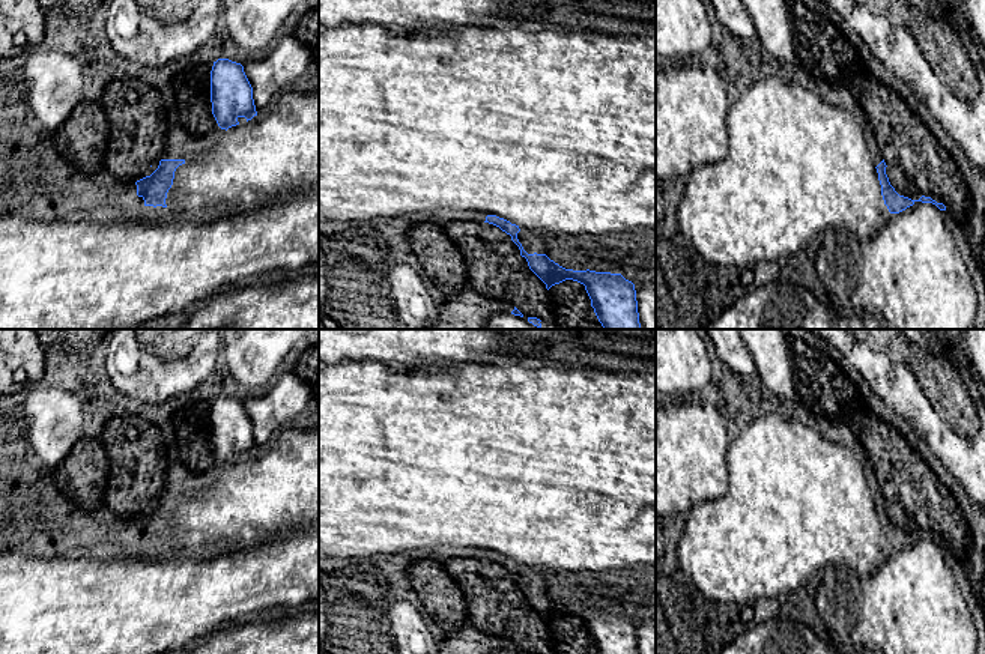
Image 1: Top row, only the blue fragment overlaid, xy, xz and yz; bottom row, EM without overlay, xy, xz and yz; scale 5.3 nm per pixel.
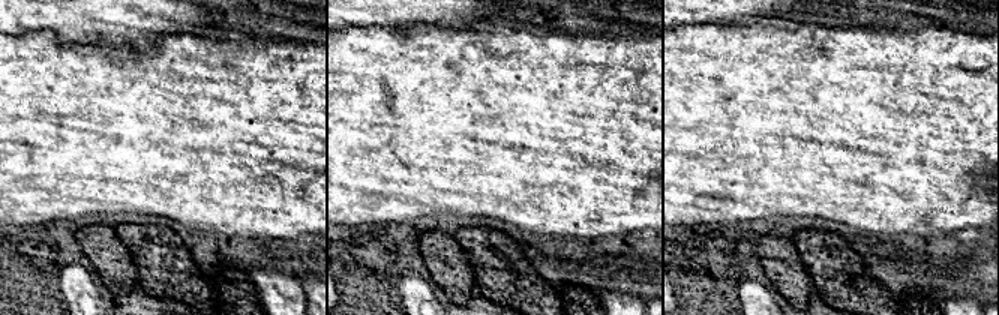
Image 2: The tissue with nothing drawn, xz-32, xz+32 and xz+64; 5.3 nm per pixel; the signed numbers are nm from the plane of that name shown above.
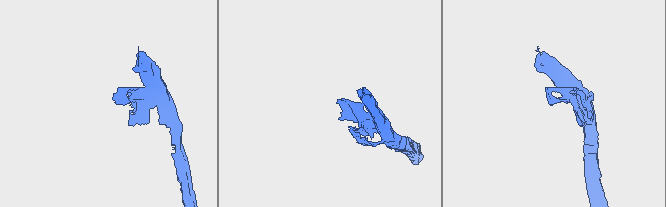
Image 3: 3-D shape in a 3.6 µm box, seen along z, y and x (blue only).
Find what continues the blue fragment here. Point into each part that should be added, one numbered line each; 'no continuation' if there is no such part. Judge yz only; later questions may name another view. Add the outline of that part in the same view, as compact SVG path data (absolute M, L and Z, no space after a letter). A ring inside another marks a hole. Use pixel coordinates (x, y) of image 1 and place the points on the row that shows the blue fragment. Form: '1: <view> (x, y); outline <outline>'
no continuation

